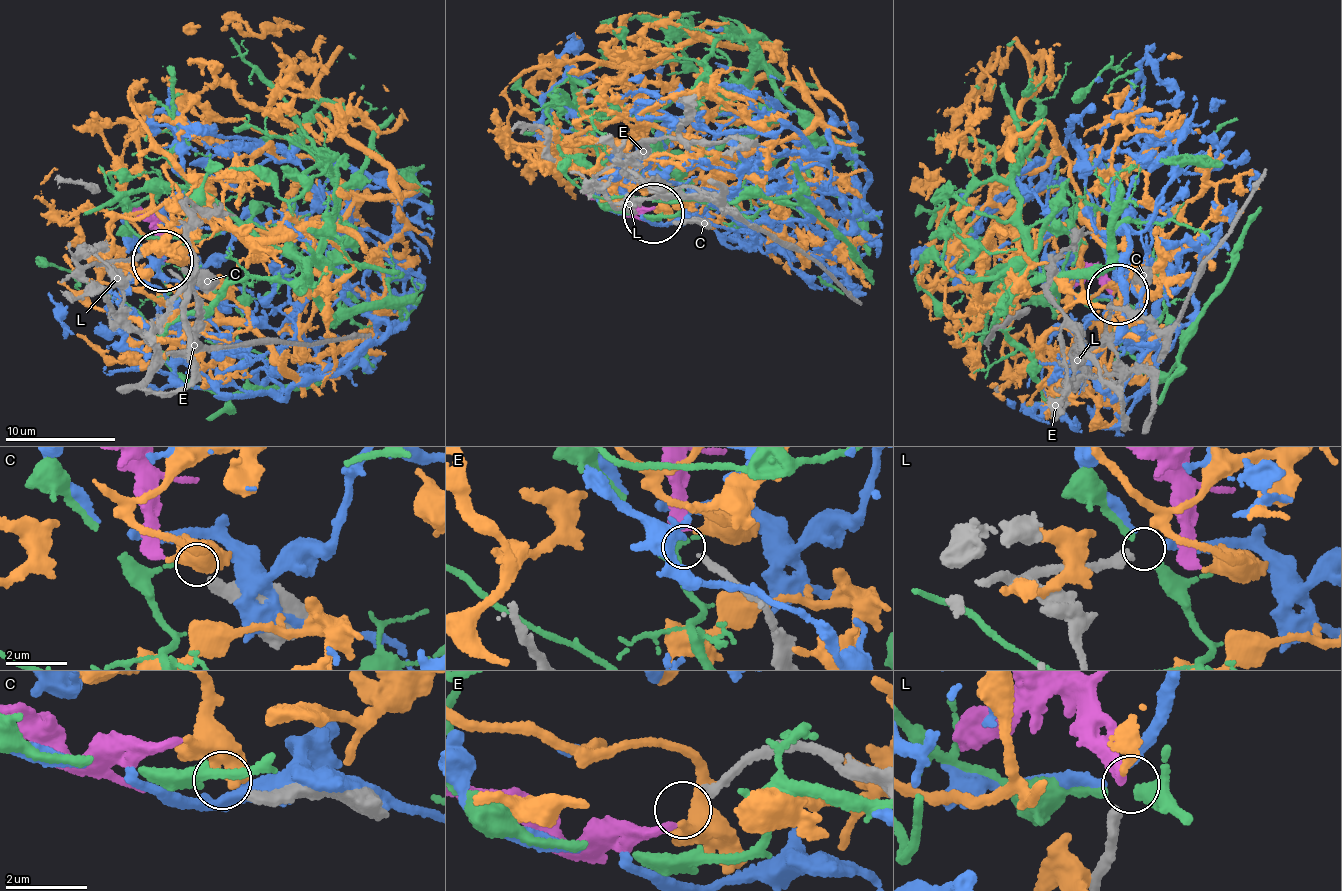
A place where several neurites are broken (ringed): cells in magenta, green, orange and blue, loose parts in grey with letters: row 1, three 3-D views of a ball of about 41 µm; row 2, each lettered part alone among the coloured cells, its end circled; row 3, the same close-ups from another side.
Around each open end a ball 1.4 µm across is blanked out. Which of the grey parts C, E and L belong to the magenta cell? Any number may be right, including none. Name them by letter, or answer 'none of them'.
E

